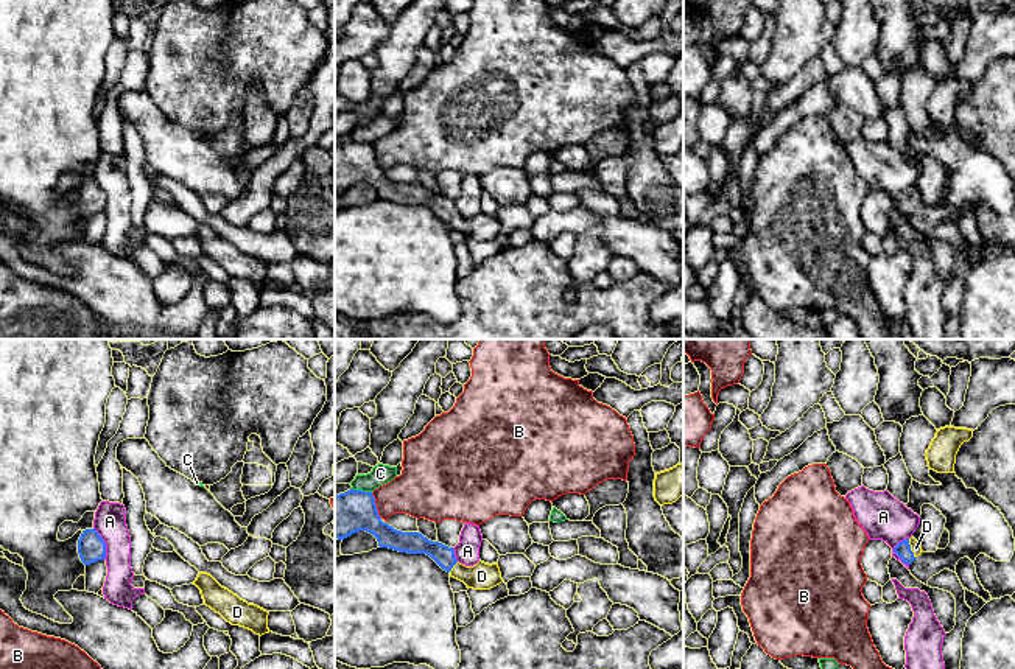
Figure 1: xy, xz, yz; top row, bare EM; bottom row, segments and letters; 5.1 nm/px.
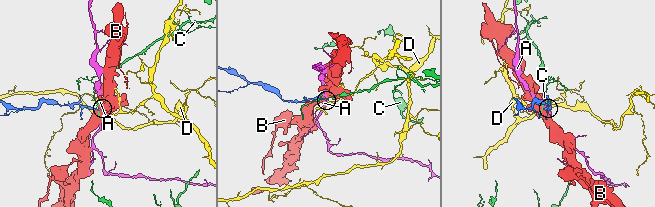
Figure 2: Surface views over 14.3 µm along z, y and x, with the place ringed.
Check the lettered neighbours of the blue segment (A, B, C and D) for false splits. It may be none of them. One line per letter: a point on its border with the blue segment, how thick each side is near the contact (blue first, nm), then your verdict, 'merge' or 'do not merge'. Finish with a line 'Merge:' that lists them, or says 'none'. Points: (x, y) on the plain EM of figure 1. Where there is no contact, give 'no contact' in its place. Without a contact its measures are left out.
A: yz (894, 203) | 80/240 nm | do not merge
B: xz (375, 157) | 220/280 nm | do not merge
C: xz (361, 142) | 220/100 nm | do not merge
D: yz (909, 199) | 80/60 nm | merge
Merge: D

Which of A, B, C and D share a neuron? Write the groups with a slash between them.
A / B / C / D

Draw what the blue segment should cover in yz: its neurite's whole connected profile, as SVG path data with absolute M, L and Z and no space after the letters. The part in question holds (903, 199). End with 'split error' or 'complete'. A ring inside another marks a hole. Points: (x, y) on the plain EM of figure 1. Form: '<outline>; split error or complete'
M911 188L900 193L894 199L894 204L901 210L903 215L911 216L922 205L922 198L914 188Z; split error

